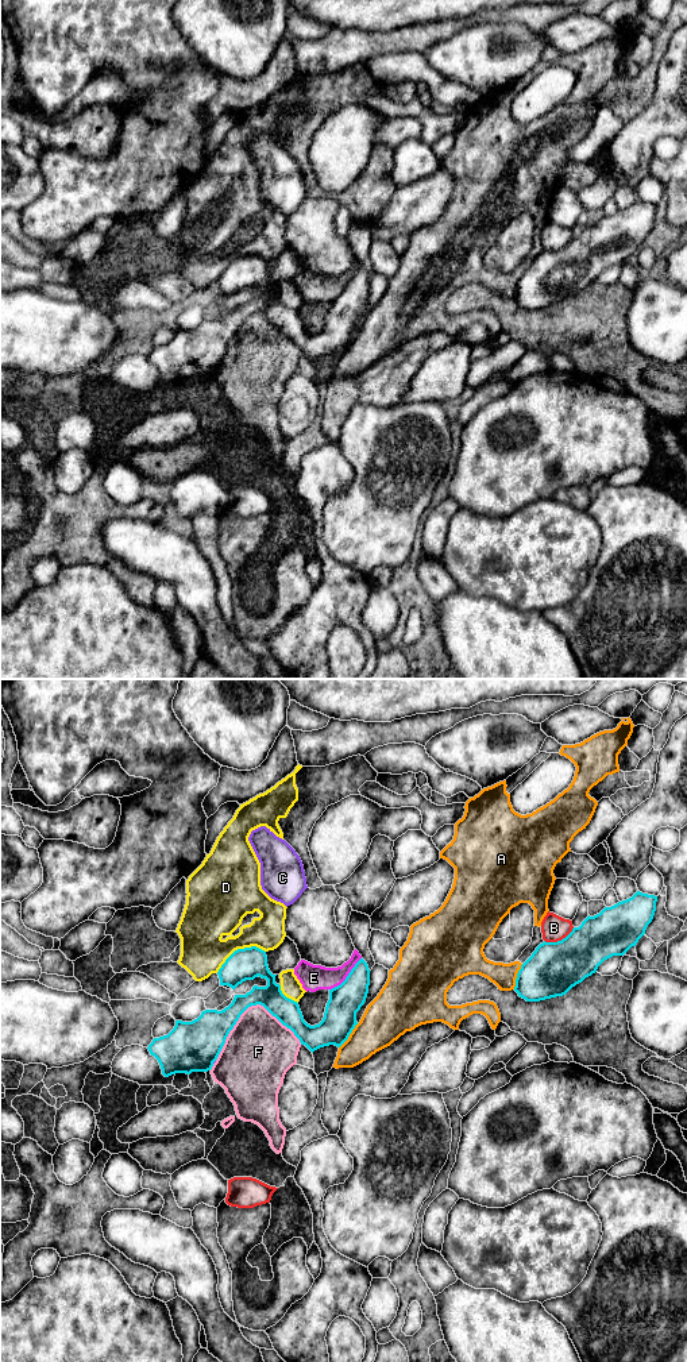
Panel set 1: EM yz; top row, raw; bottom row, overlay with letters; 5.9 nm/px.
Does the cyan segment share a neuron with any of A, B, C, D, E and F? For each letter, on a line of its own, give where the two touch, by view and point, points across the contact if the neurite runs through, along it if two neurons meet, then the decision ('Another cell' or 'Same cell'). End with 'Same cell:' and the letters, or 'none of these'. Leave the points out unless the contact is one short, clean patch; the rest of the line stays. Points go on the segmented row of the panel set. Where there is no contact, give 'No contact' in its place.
A: Touches cyan at yz (517, 976). Another cell
B: Touches cyan at yz (559, 941). Another cell
C: Touches cyan at yz (213, 1061). Another cell
D: Touches cyan at yz (239, 949). Another cell
E: Touches cyan at yz (347, 976). Boundary: yz (361, 957), (348, 975), (330, 990). Another cell
F: Touches cyan at yz (249, 1006). Another cell
Same cell: none of these

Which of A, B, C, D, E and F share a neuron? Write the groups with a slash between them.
A / B / C / D / E / F

